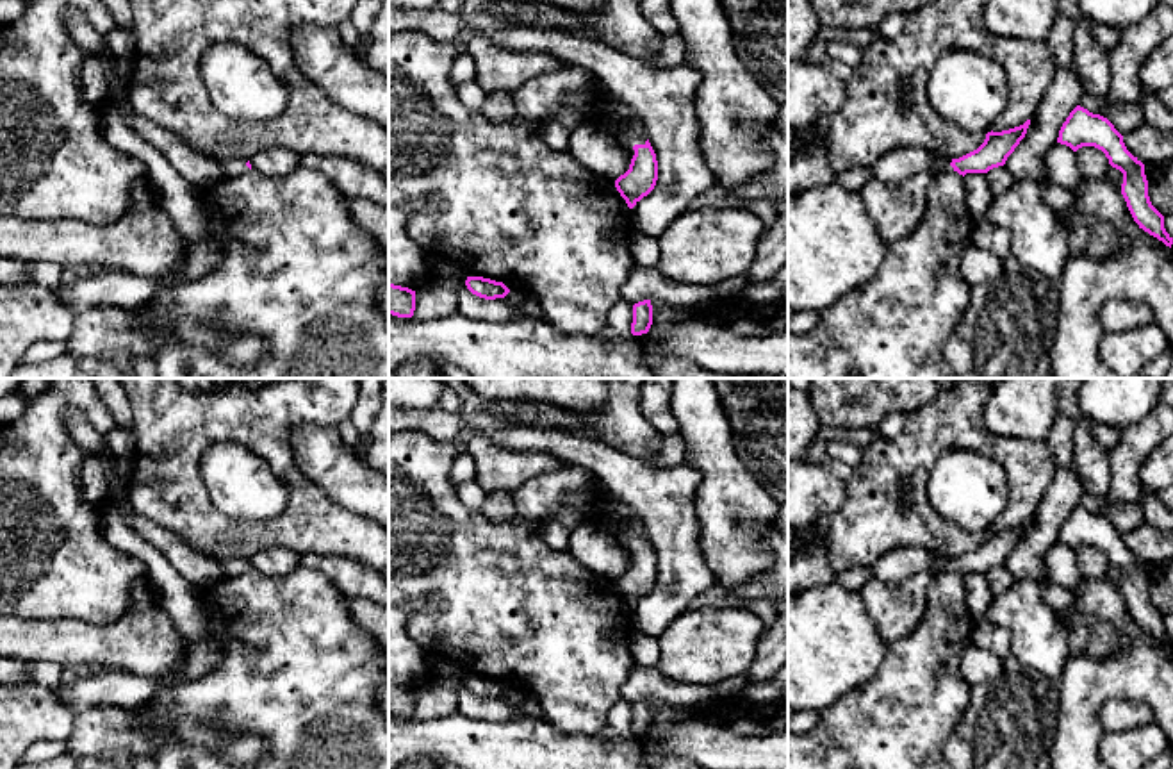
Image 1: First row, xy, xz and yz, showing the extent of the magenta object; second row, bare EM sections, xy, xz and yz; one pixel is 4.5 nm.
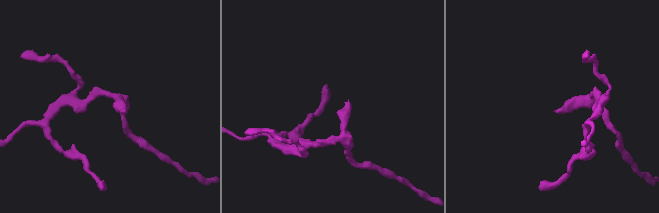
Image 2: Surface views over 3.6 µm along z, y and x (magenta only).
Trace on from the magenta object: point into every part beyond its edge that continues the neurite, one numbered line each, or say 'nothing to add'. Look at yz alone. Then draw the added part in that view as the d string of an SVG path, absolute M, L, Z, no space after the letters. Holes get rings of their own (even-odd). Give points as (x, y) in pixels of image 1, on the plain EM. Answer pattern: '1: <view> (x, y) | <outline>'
1: yz (895, 609) | M952 558L943 560L932 573L915 575L900 583L870 578L861 589L866 612L879 635L888 642L906 639L923 619L927 589L934 576L954 571Z

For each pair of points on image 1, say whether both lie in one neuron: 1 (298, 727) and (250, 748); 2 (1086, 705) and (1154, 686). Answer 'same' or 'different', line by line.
1: different
2: same

